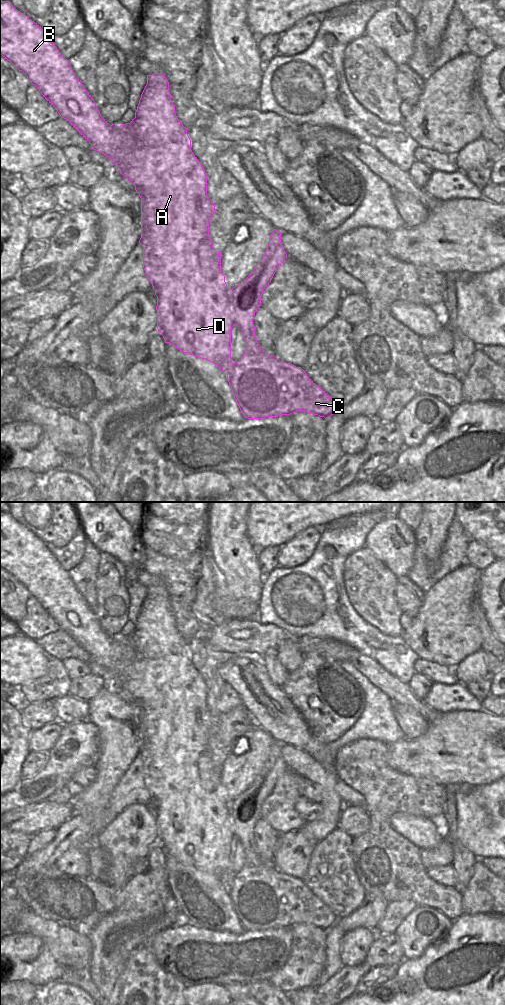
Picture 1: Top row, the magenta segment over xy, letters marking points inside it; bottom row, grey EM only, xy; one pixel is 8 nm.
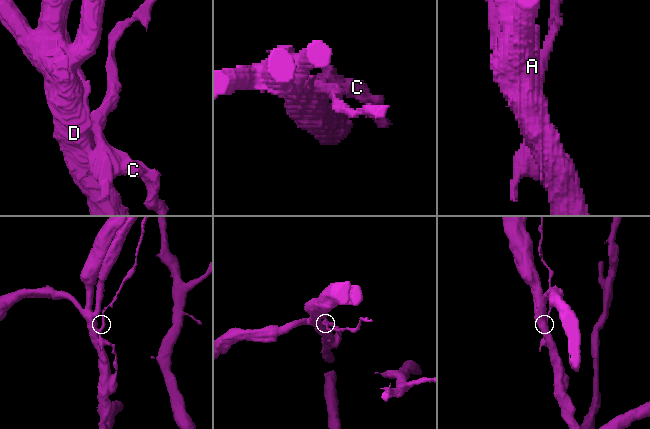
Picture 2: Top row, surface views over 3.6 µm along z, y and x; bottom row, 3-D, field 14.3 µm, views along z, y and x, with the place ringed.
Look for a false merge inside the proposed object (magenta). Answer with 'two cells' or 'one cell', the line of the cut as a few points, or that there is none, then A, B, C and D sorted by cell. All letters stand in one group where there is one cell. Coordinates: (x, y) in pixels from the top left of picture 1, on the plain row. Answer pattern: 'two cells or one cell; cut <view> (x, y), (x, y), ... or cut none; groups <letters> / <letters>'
one cell; cut none; groups A B C D

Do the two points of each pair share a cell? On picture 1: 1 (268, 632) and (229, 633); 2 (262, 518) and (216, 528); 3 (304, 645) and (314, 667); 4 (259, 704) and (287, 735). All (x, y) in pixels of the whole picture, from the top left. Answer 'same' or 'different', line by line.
1: same
2: different
3: different
4: same

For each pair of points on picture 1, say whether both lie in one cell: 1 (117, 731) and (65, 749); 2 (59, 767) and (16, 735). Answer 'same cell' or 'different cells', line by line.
1: different cells
2: different cells

